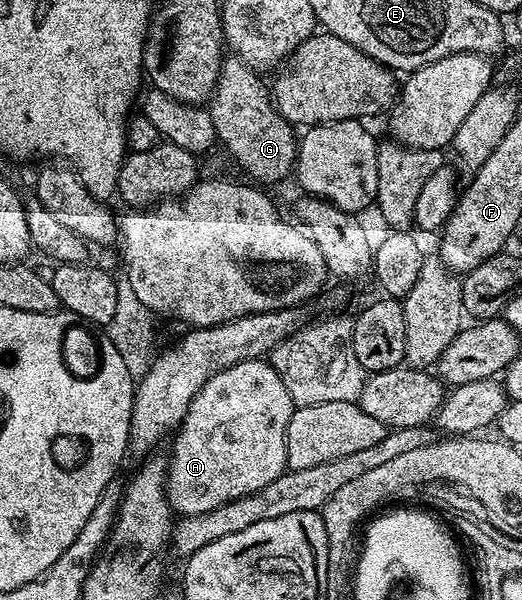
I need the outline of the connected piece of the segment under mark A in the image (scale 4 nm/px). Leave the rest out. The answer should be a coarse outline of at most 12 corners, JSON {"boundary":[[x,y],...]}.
{"boundary":[[253,358],[213,374],[168,453],[175,515],[286,473],[296,407]]}

